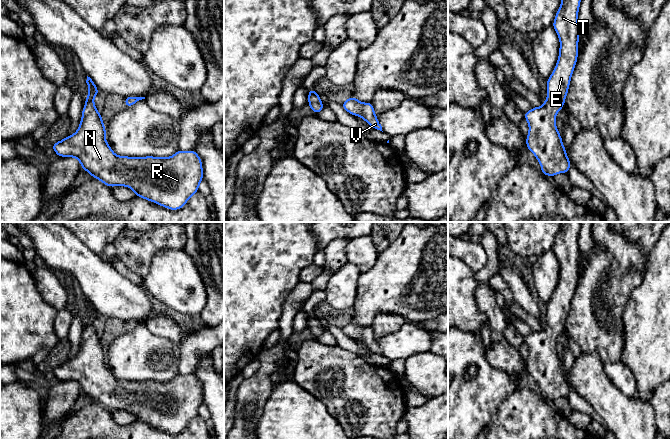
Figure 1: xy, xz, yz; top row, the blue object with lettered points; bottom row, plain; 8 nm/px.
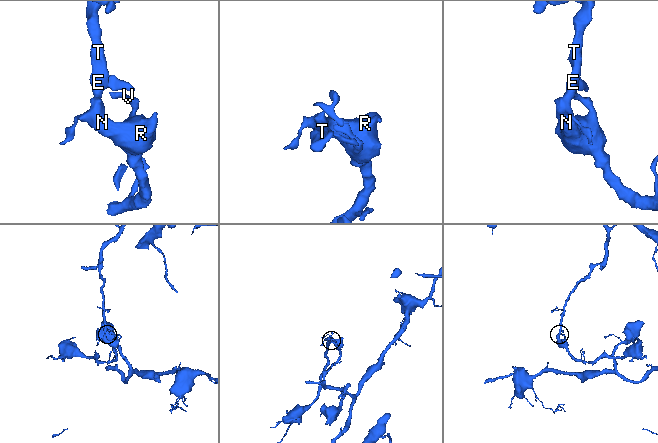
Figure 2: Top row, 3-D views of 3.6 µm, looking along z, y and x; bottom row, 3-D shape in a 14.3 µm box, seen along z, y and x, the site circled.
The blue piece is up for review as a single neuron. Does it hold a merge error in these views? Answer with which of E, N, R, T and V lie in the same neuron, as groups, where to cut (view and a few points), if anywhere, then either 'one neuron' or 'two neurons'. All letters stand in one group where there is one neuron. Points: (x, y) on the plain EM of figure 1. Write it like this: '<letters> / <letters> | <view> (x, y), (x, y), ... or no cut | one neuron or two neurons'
E N R T V | no cut | one neuron

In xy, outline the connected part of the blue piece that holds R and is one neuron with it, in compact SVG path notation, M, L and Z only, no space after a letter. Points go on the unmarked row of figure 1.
M88 300L86 307L88 321L85 322L79 352L73 359L51 369L57 380L76 382L82 393L111 412L128 411L135 416L136 421L155 426L169 434L179 434L185 430L187 425L199 415L199 408L203 405L202 384L197 376L194 373L187 376L178 374L174 379L166 382L116 379L106 365L106 352L101 338L95 331L94 321L100 316Z

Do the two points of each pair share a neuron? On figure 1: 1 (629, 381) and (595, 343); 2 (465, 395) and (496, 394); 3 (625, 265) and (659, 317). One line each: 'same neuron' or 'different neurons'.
1: different neurons
2: same neuron
3: different neurons

